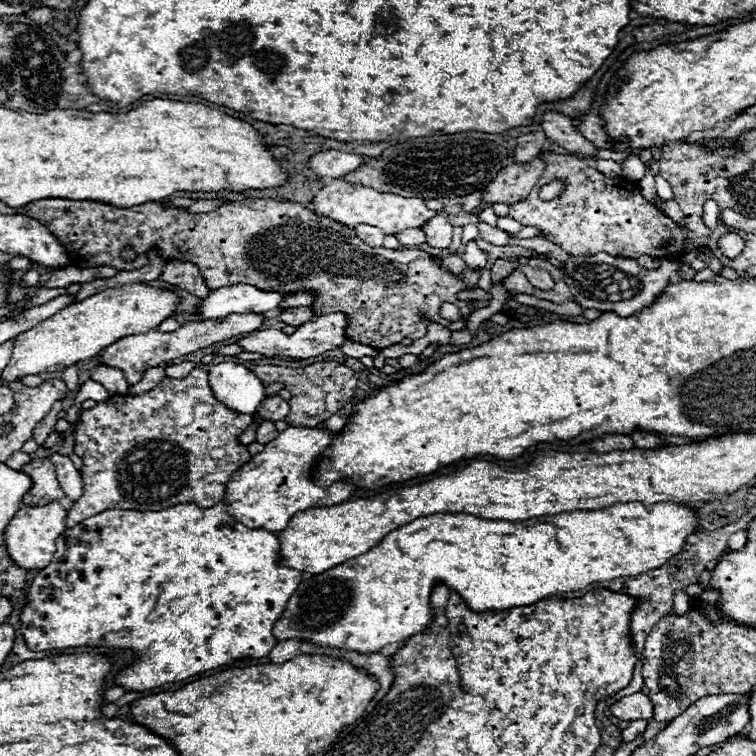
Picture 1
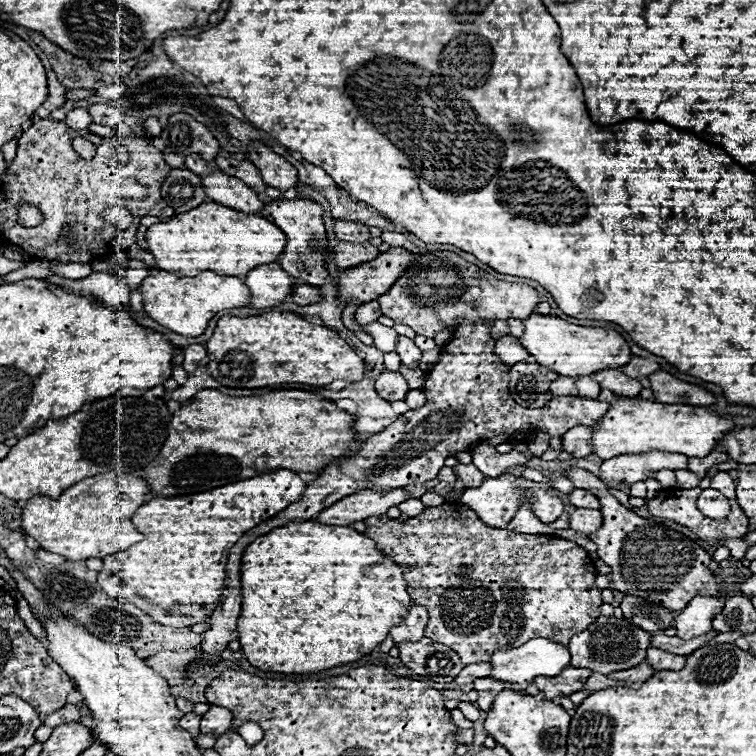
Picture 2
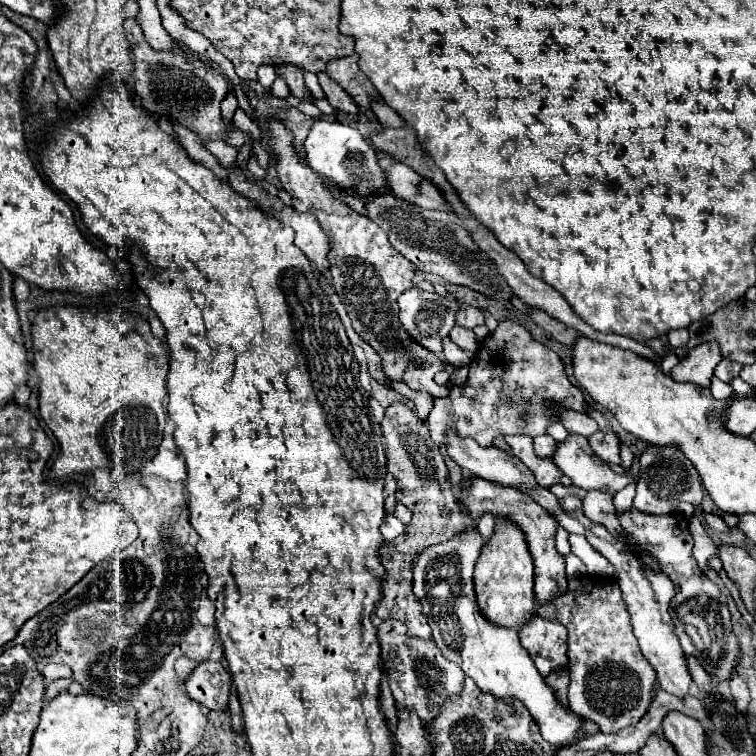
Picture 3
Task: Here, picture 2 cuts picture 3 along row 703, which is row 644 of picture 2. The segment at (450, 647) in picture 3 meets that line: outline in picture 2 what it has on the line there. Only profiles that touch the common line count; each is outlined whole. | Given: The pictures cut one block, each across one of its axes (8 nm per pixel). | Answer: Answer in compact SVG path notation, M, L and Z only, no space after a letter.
M532 638L522 646L496 650L490 656L490 666L492 666L490 678L514 682L514 684L520 684L522 688L528 688L528 684L532 684L536 676L558 676L558 672L566 664L570 664L570 652L566 646L560 646L548 638Z

